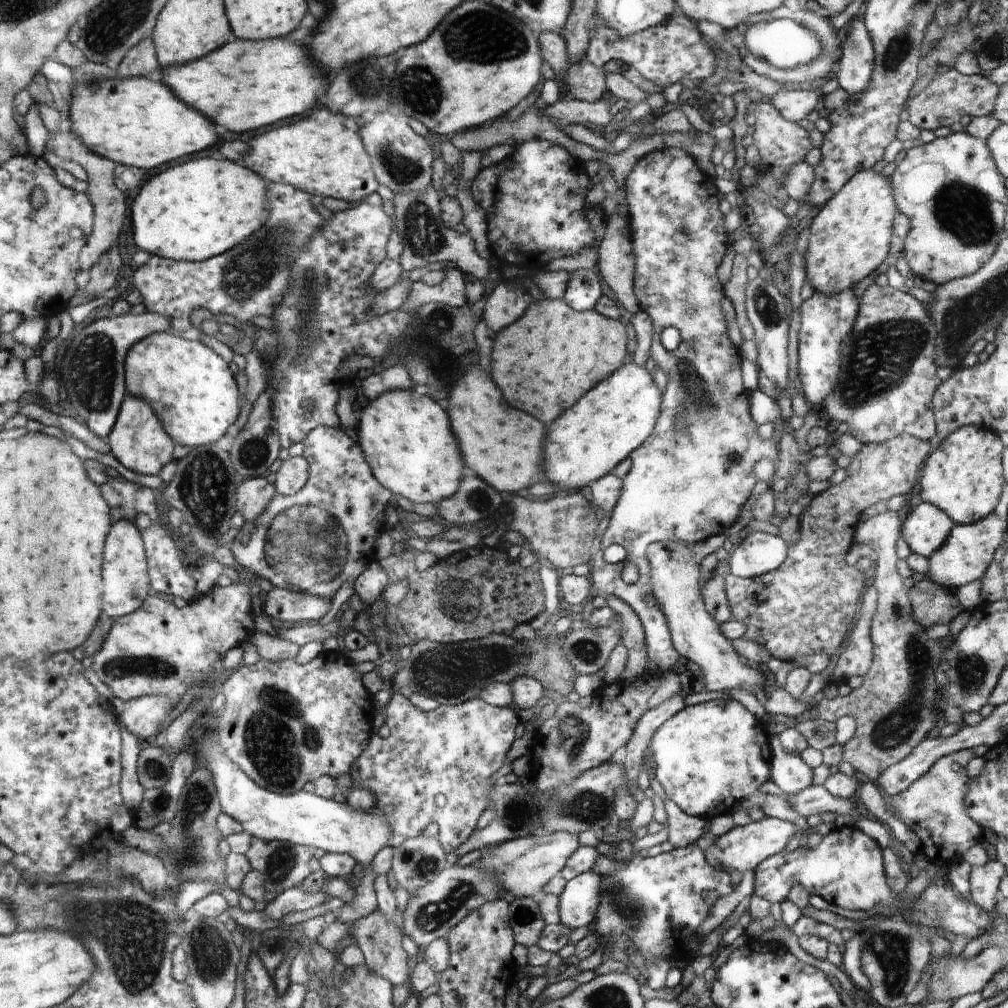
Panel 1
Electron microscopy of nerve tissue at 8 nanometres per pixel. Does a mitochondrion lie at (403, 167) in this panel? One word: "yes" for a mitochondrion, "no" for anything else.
yes

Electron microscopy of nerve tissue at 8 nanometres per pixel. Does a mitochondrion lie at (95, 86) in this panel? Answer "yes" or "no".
yes

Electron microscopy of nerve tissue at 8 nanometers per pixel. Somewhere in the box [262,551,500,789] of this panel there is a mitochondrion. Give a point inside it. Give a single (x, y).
(451, 590)

